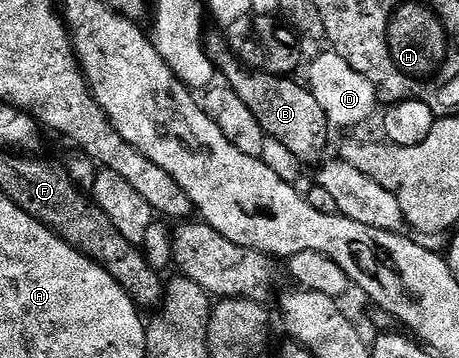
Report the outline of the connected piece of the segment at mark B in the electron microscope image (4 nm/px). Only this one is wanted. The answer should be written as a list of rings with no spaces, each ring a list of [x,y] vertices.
[[[207,36],[204,48],[213,63],[215,70],[224,76],[225,84],[248,103],[248,111],[256,115],[260,127],[267,137],[279,140],[287,147],[288,151],[308,167],[326,149],[326,140],[330,137],[332,126],[324,115],[324,107],[316,103],[316,95],[312,95],[305,84],[297,85],[290,81],[289,76],[275,75],[269,71],[255,71],[247,69],[237,57],[234,56],[233,48],[222,37]]]

